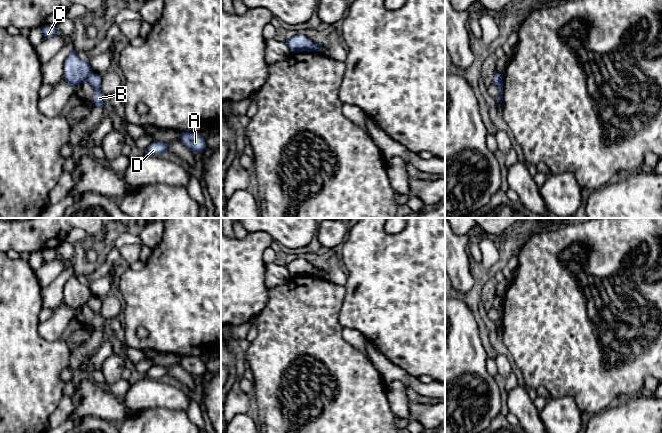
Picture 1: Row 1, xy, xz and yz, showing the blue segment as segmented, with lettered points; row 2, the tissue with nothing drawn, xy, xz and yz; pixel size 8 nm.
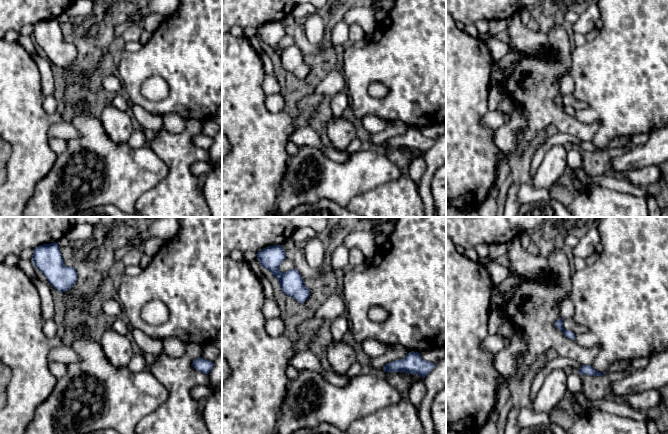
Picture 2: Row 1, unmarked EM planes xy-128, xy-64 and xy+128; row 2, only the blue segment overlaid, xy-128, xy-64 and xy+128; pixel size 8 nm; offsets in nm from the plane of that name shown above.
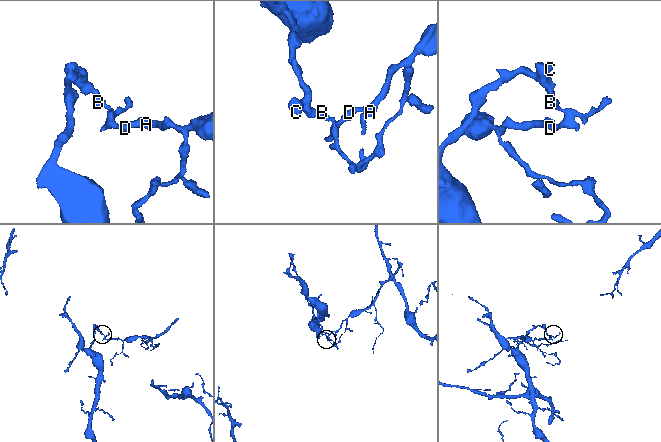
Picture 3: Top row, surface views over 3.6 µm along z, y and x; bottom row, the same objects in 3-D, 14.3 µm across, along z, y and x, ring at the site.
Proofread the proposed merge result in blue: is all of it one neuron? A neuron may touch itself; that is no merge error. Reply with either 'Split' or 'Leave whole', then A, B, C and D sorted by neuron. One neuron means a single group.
Split. Groups: A B D / C

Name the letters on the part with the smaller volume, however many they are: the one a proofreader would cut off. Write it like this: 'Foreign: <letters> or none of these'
Foreign: A, B, D

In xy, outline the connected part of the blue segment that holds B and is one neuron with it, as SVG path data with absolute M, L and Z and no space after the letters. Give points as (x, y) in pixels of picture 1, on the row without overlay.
M91 297L87 304L90 309L94 313L93 319L90 321L90 324L99 332L102 332L102 330L107 327L108 322L101 316L100 310L101 310L101 299Z

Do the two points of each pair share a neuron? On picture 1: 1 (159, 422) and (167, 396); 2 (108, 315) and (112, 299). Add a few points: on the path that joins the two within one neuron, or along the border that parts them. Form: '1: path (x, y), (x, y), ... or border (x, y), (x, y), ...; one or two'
1: border (185, 409), (149, 408), (140, 413); two
2: path (109, 311), (112, 303); one

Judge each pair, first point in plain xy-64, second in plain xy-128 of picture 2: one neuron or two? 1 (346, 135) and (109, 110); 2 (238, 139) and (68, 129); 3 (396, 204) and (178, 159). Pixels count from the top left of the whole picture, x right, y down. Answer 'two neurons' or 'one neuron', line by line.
1: one neuron
2: two neurons
3: one neuron

